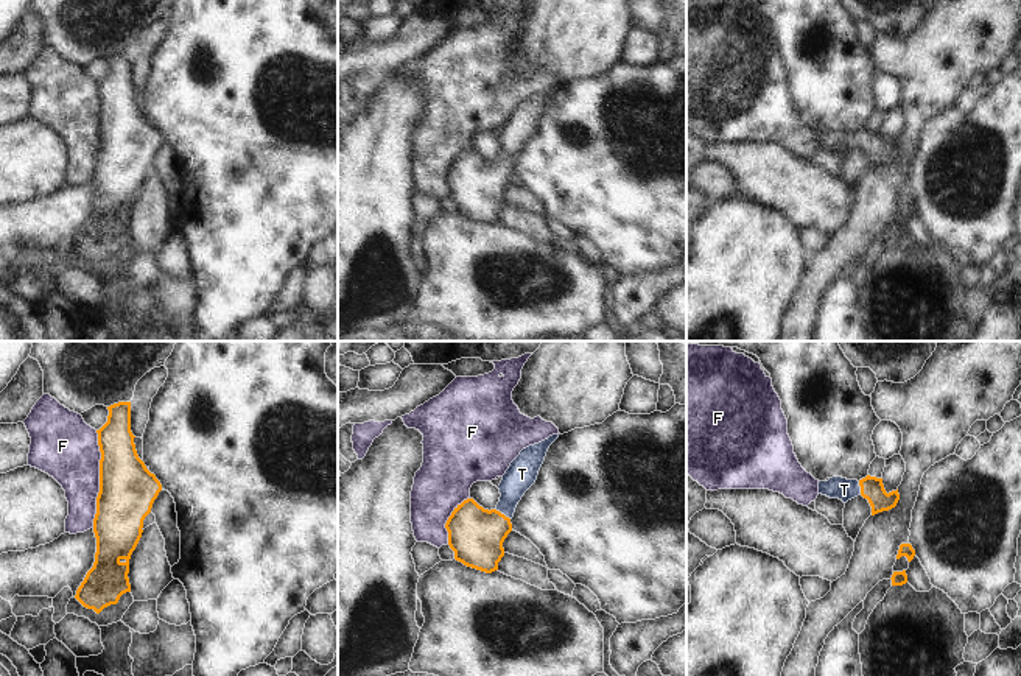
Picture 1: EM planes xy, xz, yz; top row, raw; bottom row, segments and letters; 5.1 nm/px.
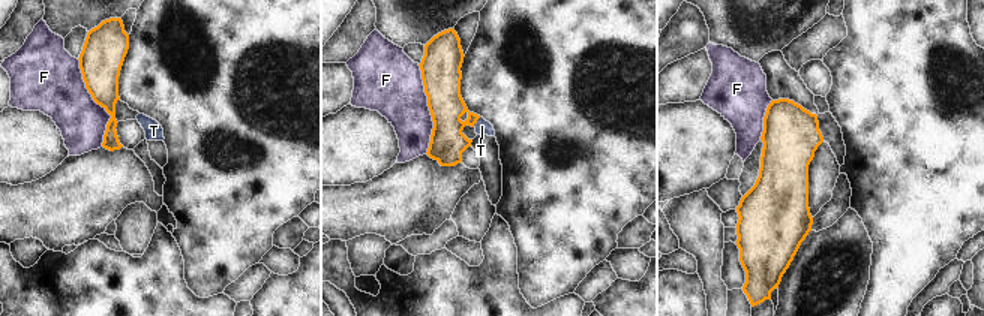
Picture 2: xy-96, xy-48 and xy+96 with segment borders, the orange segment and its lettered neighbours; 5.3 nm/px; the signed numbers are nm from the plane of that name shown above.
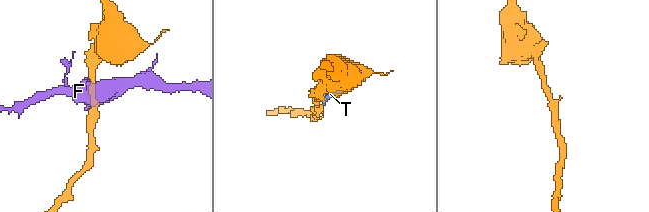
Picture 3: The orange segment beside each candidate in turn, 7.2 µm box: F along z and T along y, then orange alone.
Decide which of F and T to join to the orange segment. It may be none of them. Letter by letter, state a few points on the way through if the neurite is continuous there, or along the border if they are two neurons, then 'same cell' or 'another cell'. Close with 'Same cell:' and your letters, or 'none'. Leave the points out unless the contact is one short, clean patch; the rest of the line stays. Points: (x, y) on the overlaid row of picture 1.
F: another cell
T: runs through xz (475, 535), (487, 530), (503, 514), (511, 489), (522, 474); same cell
Same cell: T

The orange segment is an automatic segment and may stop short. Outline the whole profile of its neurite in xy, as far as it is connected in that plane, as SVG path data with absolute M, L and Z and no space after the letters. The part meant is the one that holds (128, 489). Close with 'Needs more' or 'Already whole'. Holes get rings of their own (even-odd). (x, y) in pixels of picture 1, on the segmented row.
M118 402L107 410L107 422L96 430L101 459L93 519L95 562L75 595L96 614L131 592L129 559L142 537L143 520L162 491L160 481L137 455L131 402Z. Already whole.

